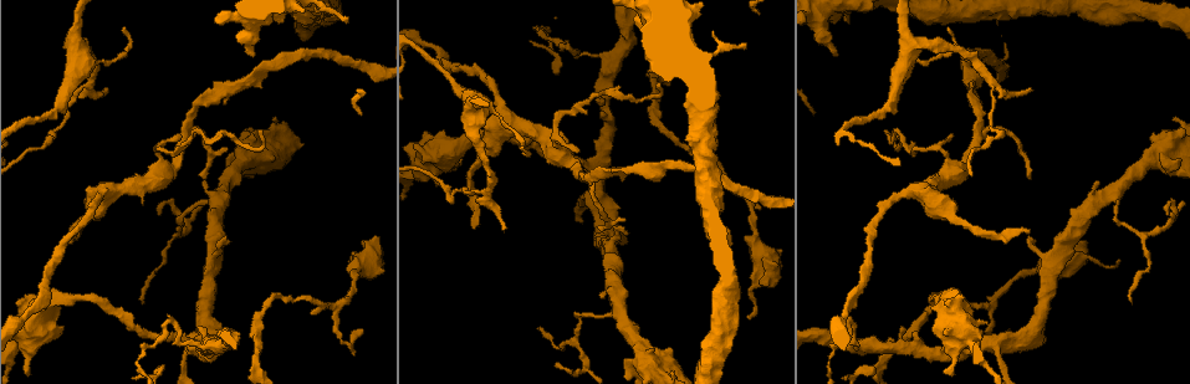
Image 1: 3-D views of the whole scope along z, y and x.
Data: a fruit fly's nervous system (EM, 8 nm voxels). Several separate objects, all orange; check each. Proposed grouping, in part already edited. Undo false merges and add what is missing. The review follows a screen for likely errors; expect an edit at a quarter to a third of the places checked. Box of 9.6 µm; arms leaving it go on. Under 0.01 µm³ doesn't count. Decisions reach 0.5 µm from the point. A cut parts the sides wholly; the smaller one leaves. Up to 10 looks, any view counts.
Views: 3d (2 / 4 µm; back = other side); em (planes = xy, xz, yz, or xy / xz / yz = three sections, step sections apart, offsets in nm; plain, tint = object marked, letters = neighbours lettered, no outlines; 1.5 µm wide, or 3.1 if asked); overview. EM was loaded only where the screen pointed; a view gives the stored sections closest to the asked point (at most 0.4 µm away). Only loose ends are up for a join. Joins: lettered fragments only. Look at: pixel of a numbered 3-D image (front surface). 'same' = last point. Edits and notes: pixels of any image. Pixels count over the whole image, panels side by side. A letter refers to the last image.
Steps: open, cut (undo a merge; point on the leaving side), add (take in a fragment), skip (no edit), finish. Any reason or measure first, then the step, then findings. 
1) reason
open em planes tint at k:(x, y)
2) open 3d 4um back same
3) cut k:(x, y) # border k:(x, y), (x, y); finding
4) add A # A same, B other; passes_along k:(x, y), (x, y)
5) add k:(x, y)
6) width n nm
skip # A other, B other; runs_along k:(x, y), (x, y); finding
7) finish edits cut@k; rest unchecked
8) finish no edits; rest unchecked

open em xz step 8 tint at 1:(78, 57)

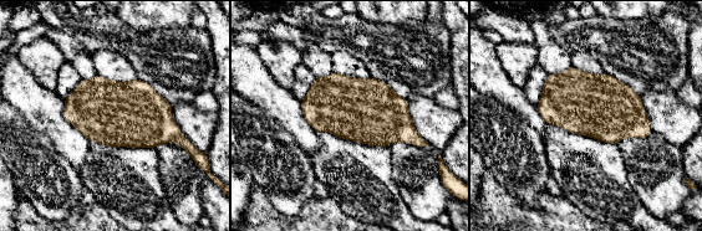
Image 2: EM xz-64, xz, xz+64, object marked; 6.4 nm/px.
another direction
open em planes letters same

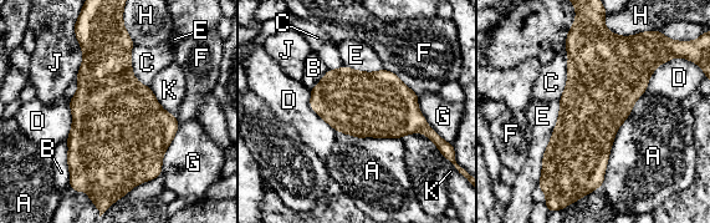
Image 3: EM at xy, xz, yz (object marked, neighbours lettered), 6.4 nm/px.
skip # A other, B other, C other, D other, E other, F other, G other, H other, J other, K other; border 3:(631, 111), (614, 136), (599, 187); one cell here

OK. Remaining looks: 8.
end of a long branch
open 3d 4um at 1:(473, 227)

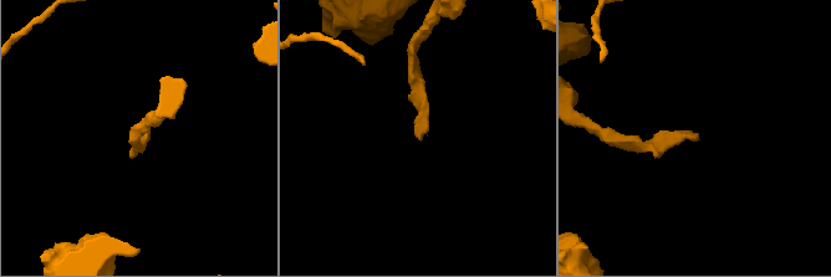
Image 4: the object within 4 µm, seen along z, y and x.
open em planes letters at 4:(418, 138)

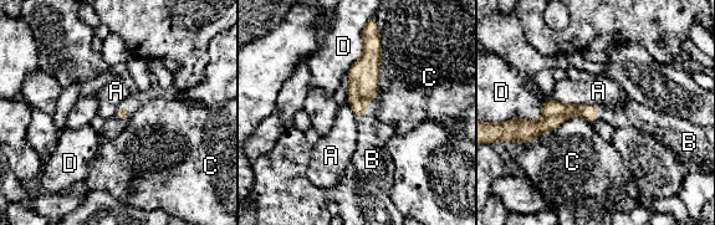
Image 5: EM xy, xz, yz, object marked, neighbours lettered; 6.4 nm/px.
add B # A other, B same, C other, D other; passes_along 5:(363, 75), (366, 112), (371, 149); it goes on there

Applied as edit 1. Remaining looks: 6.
redraw
open overview

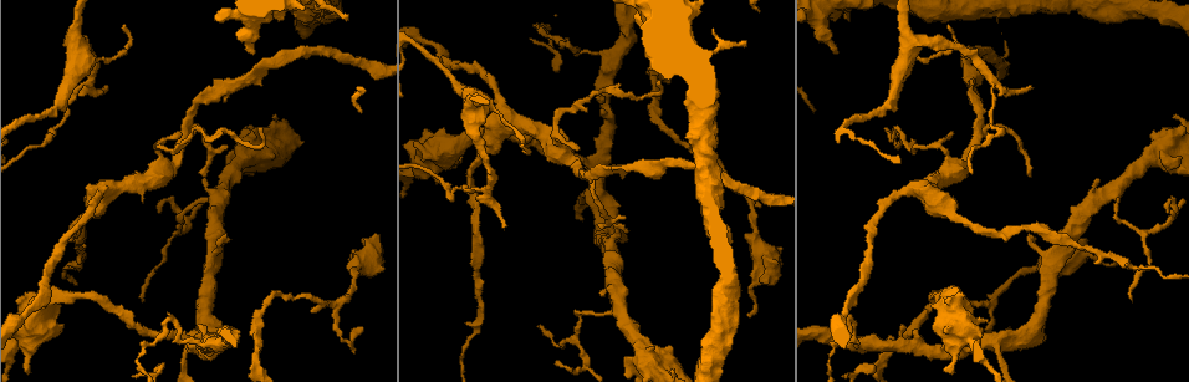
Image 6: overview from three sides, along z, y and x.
branch stops here
open 3d 2um at 6:(102, 88)

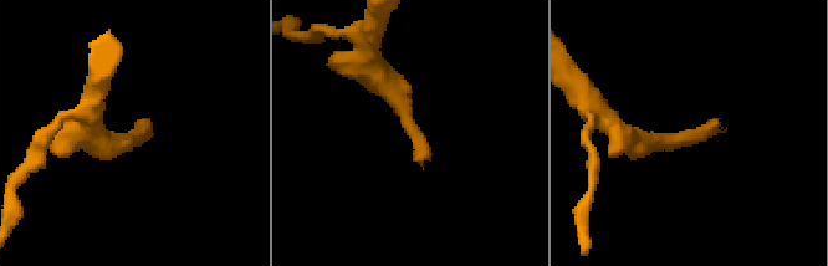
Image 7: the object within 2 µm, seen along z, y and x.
open em planes letters at 7:(720, 124)

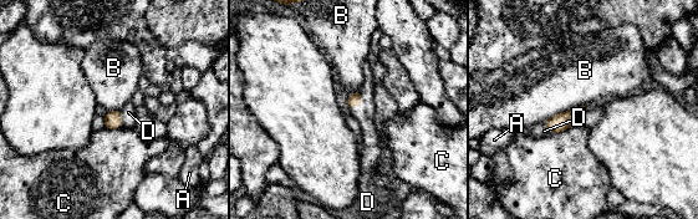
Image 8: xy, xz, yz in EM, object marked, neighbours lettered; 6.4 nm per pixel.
add D # A other, B other, C other, D same; passes_along 8:(355, 98), (360, 103), (363, 113); the cell continues

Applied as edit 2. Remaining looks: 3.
an open end
open 3d 4um back at 6:(777, 262)

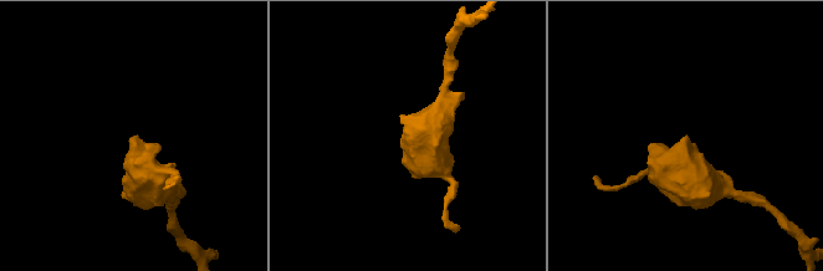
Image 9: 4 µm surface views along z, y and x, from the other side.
now the EM
open em planes plain at 9:(133, 138)

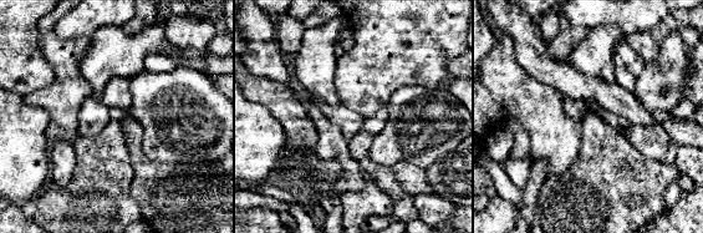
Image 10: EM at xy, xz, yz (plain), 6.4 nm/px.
open em planes letters same

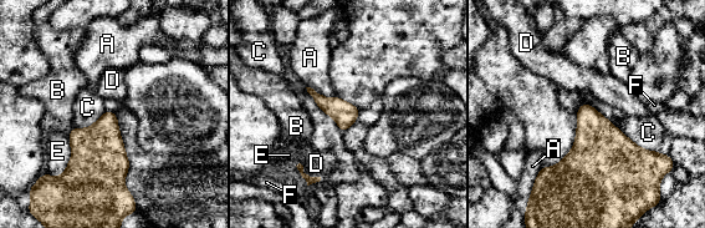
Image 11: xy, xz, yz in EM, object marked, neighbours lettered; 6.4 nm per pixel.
longest_contact C 380 nm
skip # A other, B other, C other, D other, E other, F other; no lettered fragment goes on from it

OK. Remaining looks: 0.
finish edits add@5, add@8; rest unchecked

